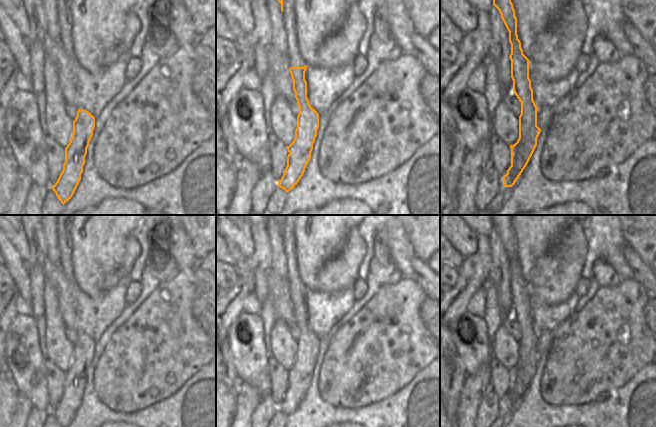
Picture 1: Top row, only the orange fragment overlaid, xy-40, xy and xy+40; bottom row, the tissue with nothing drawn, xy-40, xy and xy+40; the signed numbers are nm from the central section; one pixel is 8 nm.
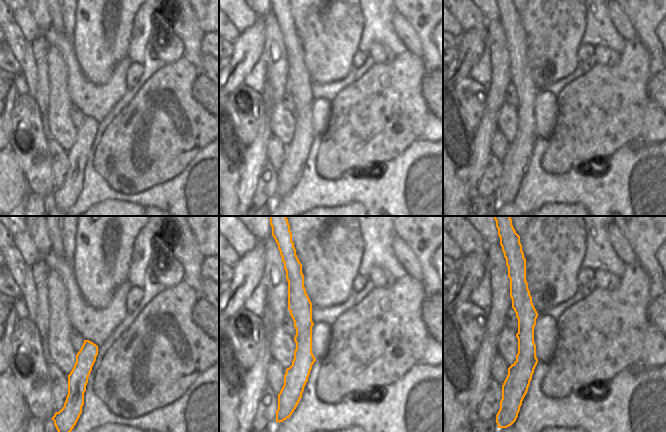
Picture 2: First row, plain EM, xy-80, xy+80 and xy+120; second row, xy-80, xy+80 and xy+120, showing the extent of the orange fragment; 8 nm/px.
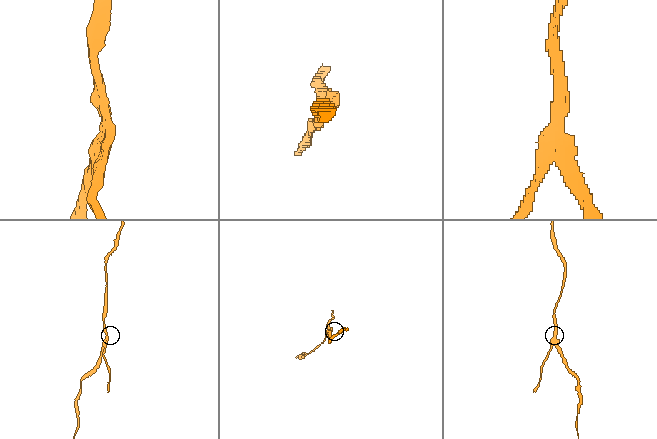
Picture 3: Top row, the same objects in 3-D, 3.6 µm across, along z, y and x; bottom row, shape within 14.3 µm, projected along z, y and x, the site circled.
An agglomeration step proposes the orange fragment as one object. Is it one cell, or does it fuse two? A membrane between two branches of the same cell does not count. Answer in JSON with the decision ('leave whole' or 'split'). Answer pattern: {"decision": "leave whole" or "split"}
{"decision": "split"}

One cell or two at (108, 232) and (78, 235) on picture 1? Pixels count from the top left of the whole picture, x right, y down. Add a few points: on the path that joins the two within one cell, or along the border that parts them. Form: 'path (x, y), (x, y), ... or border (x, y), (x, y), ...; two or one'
path (101, 232), (95, 238), (85, 238); one

